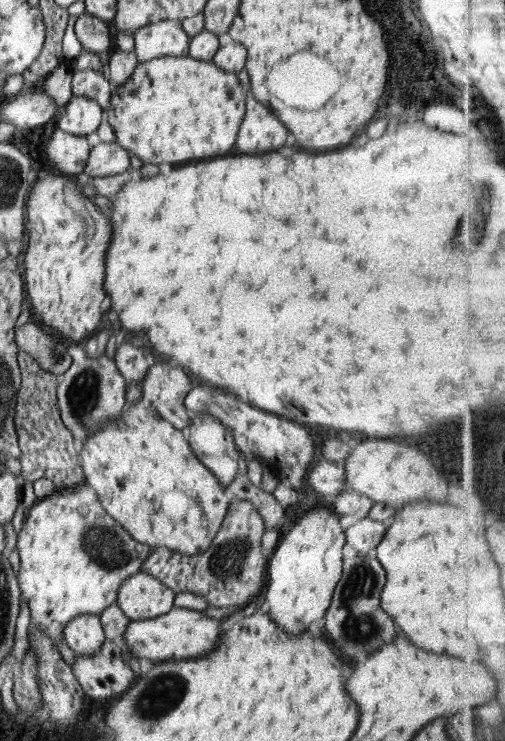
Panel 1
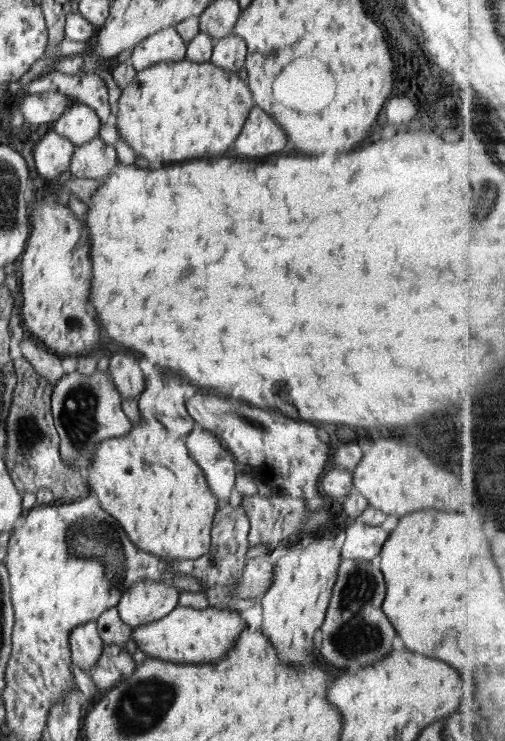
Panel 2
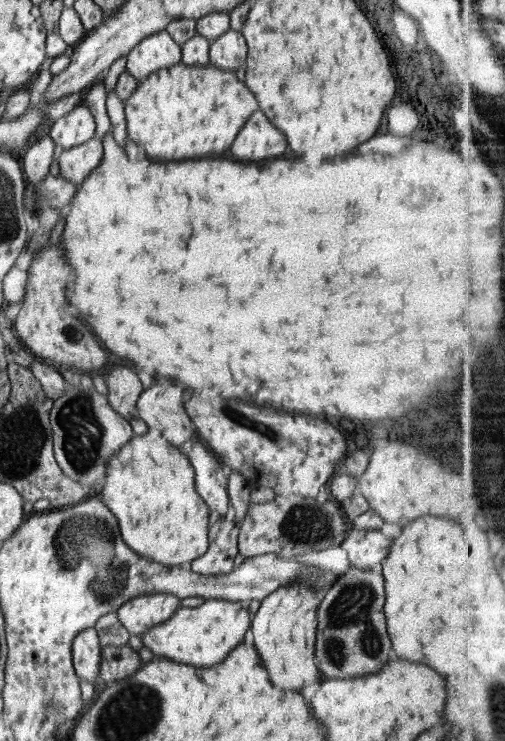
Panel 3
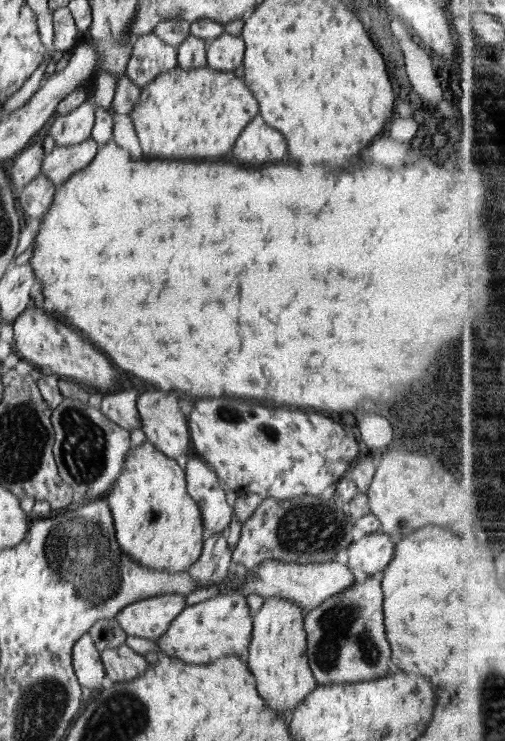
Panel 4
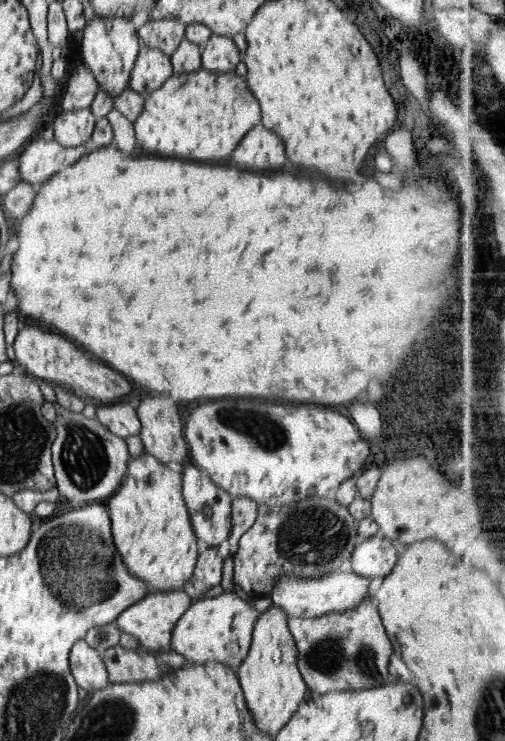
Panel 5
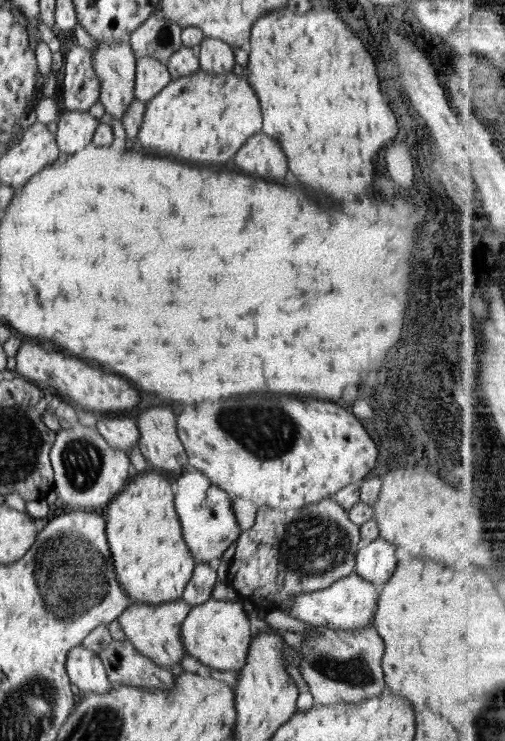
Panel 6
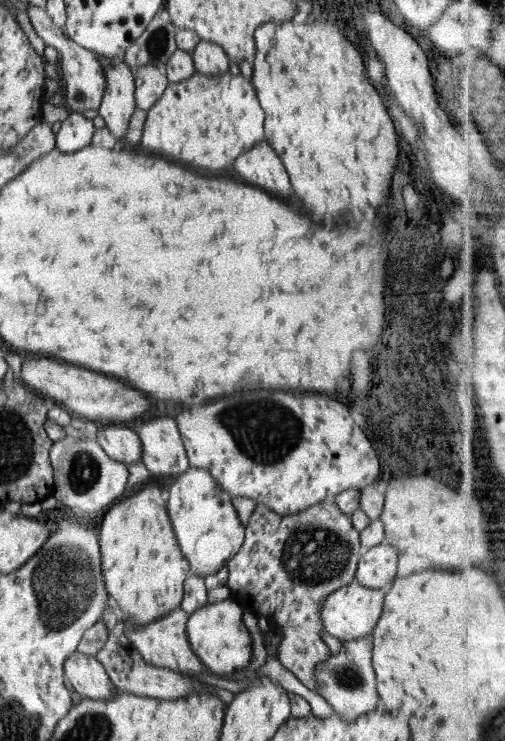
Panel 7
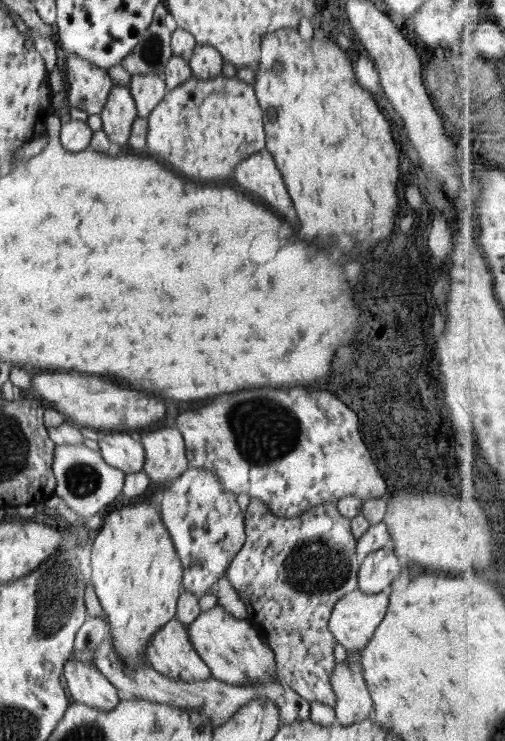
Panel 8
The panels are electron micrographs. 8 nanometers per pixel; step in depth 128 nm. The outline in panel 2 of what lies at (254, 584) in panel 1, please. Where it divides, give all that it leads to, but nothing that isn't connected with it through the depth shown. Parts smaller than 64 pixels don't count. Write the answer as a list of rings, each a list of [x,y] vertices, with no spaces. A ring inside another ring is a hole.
[[[228,503],[220,505],[213,518],[211,545],[208,552],[194,560],[166,560],[169,572],[181,572],[199,580],[210,606],[220,604],[226,596],[231,594],[229,591],[231,586],[235,586],[237,578],[240,578],[244,572],[247,563],[246,552],[249,549],[249,526],[250,521],[246,509],[242,505],[236,508]]]

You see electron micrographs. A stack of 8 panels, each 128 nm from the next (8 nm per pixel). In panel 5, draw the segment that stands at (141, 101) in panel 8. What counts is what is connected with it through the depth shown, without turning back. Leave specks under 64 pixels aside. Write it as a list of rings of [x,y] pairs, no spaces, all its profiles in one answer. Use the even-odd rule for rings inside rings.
[[[139,45],[140,52],[132,68],[129,86],[146,98],[153,90],[159,89],[174,71],[170,56],[159,48]]]

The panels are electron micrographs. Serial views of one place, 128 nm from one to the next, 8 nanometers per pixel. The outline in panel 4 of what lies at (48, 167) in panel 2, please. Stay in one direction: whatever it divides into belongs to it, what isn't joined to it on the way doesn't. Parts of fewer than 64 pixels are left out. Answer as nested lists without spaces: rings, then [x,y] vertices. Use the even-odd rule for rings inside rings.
[[[34,144],[14,157],[12,168],[8,170],[14,193],[17,193],[20,188],[24,188],[28,182],[41,173],[43,156],[42,146]]]

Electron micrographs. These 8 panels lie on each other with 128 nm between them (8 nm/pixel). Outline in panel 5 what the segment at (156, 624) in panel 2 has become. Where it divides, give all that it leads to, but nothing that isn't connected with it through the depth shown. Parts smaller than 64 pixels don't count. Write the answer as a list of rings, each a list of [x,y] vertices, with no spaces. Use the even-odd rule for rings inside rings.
[[[228,539],[224,542],[220,554],[226,558],[222,565],[221,585],[224,592],[217,597],[195,600],[178,619],[172,631],[171,648],[182,654],[184,658],[194,663],[216,661],[228,666],[240,666],[248,654],[253,628],[262,612],[253,605],[238,597],[233,591],[234,580],[234,552],[228,550]]]

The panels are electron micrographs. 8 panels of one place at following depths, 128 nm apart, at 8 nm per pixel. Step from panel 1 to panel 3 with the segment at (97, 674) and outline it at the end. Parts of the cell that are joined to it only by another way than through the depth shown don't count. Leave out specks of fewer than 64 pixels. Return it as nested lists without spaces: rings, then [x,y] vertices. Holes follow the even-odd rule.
[[[128,644],[101,647],[101,657],[99,676],[104,682],[127,678],[142,665],[138,652]]]

